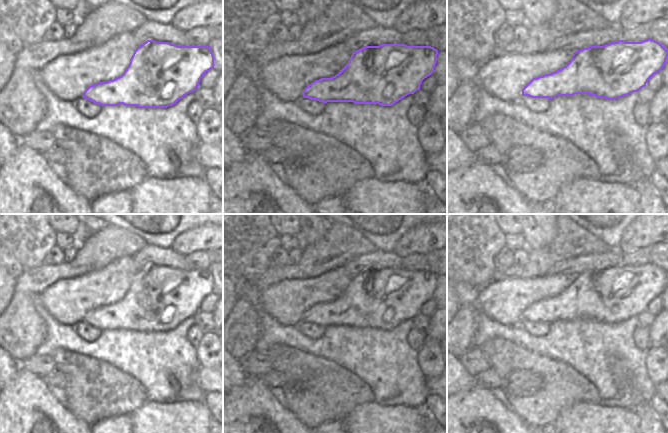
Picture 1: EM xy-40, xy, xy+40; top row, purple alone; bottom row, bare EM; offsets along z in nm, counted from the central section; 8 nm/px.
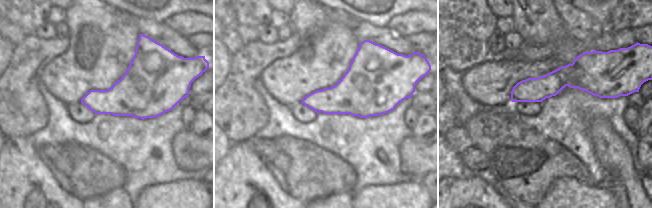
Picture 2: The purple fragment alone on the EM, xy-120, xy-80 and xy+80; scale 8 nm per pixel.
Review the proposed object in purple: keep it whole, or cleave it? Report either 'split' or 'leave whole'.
leave whole

